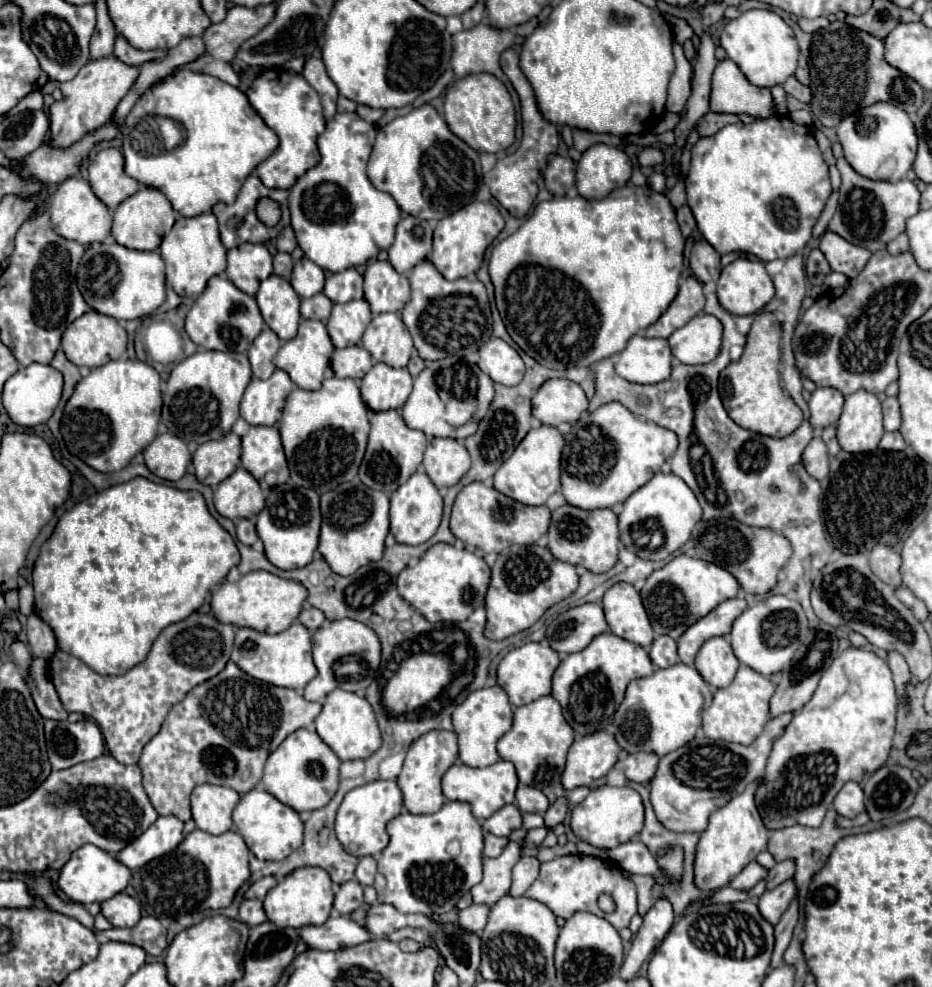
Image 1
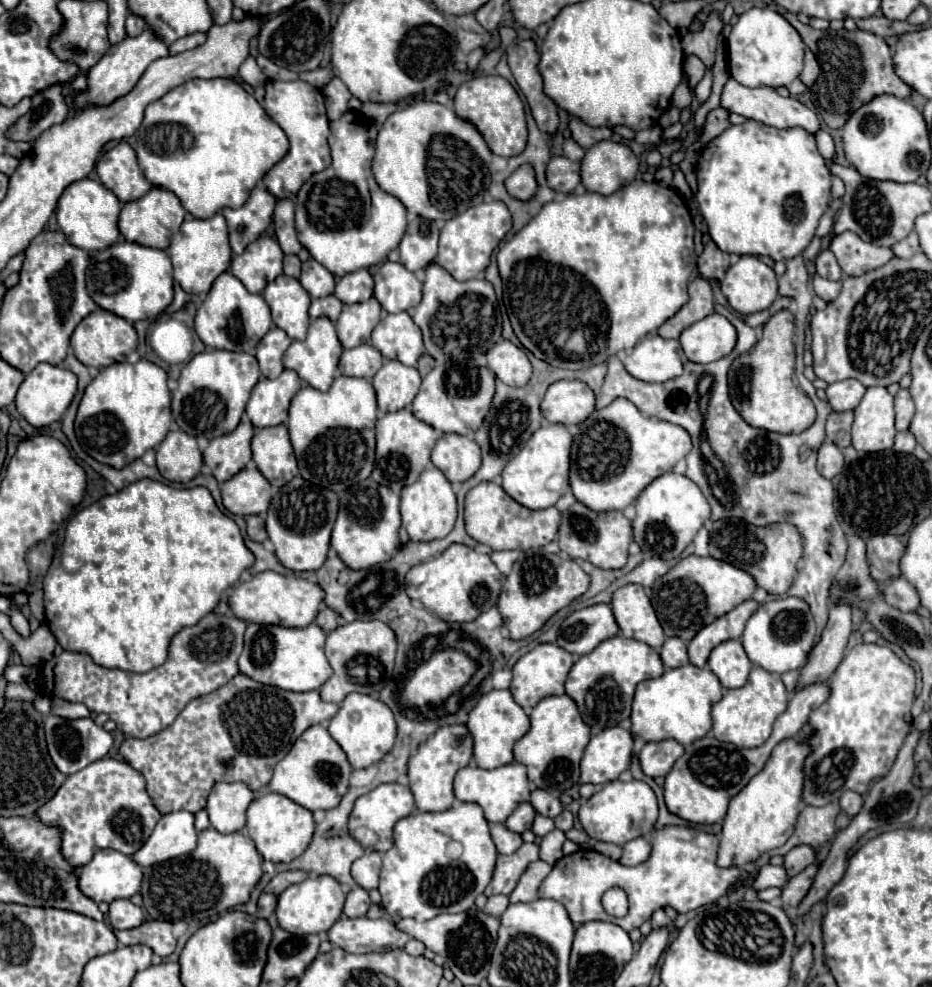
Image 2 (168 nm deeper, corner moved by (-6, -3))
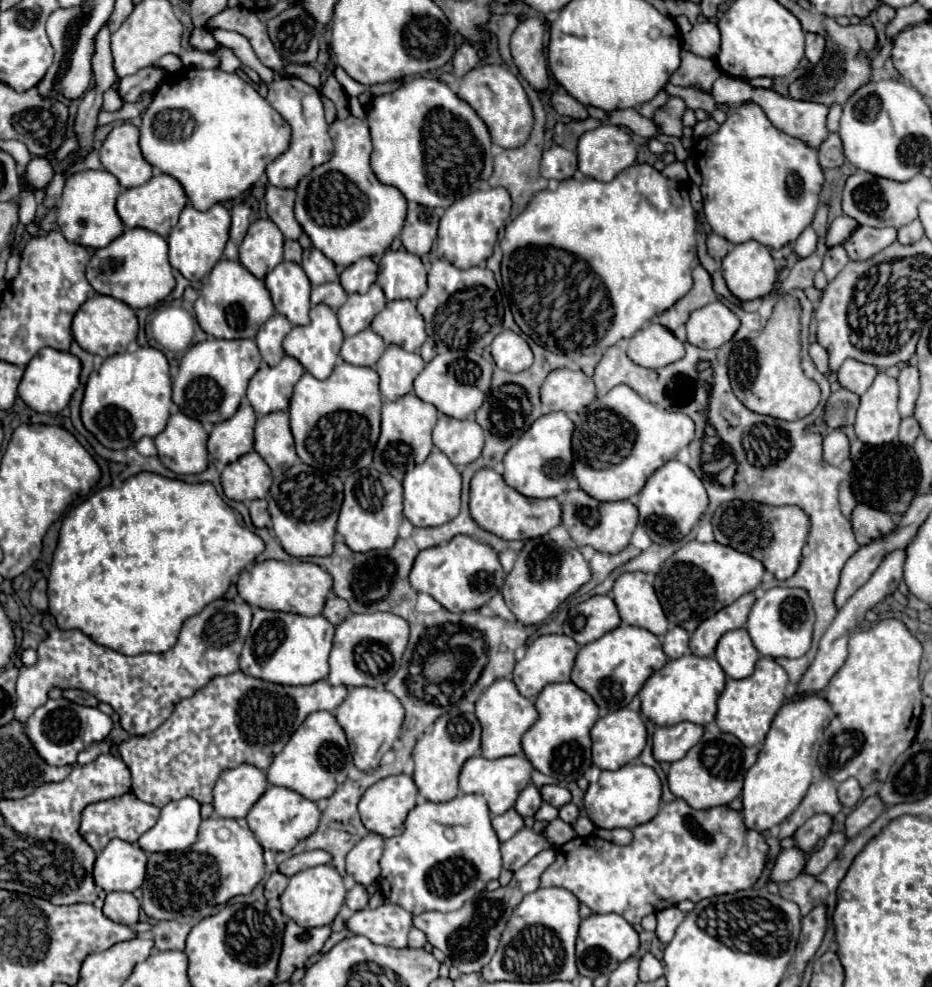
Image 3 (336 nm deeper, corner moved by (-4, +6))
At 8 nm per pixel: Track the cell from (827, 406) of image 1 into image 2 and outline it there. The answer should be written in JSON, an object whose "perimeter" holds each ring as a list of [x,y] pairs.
{"perimeter":[[[843,379],[843,381],[831,383],[825,393],[831,409],[837,413],[843,413],[843,411],[853,411],[859,405],[861,397],[865,395],[865,387],[857,379]]]}

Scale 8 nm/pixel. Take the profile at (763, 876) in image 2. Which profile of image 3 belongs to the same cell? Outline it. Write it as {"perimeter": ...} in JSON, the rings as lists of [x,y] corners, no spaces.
{"perimeter":[[[789,848],[789,850],[783,850],[779,854],[779,858],[775,860],[775,866],[773,866],[773,880],[775,882],[783,882],[783,880],[793,880],[797,878],[803,868],[805,868],[805,852],[801,848]]]}

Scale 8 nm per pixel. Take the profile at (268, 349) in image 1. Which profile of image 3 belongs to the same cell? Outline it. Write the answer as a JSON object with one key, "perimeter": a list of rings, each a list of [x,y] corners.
{"perimeter":[[[273,314],[257,332],[257,346],[261,350],[261,358],[269,364],[269,366],[277,366],[281,362],[281,358],[285,356],[283,352],[283,338],[289,334],[289,330],[293,328],[293,324],[281,316],[281,314]]]}

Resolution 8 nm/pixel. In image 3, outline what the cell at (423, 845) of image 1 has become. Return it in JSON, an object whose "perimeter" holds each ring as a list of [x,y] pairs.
{"perimeter":[[[459,794],[457,798],[435,804],[419,802],[407,816],[405,830],[399,836],[385,840],[385,850],[381,858],[381,876],[379,890],[385,896],[385,902],[397,904],[411,914],[421,912],[451,912],[461,908],[467,900],[477,896],[489,880],[499,878],[501,874],[501,852],[499,840],[491,826],[491,812],[481,794]]]}

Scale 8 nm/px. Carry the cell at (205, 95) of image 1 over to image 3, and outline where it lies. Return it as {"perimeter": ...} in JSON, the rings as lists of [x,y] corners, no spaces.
{"perimeter":[[[181,68],[169,76],[163,78],[163,82],[157,86],[157,92],[153,94],[153,100],[149,104],[149,108],[143,112],[143,124],[141,124],[141,152],[145,156],[145,160],[159,168],[161,172],[177,178],[181,182],[181,186],[185,188],[191,204],[197,208],[197,210],[209,210],[213,204],[217,202],[227,202],[227,200],[237,200],[241,198],[259,178],[261,174],[265,172],[267,164],[271,164],[277,156],[281,156],[287,148],[289,148],[289,142],[291,142],[291,128],[289,124],[281,118],[279,112],[275,112],[265,98],[259,96],[259,92],[253,88],[251,82],[247,82],[245,78],[241,78],[239,74],[227,74],[223,70],[199,70],[199,68]]]}

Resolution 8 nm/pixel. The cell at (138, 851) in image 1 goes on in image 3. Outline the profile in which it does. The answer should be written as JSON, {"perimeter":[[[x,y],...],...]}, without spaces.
{"perimeter":[[[187,796],[163,806],[157,824],[149,828],[137,844],[149,854],[187,850],[197,840],[199,824],[201,804]]]}

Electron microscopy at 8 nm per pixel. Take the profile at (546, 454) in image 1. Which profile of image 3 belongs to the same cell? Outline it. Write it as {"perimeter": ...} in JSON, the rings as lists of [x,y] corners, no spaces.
{"perimeter":[[[551,412],[537,418],[521,440],[505,454],[503,480],[527,498],[553,498],[563,494],[573,478],[571,434],[573,422],[565,412]]]}

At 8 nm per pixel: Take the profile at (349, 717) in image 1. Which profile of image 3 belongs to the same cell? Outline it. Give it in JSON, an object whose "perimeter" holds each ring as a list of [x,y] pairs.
{"perimeter":[[[351,688],[347,698],[341,702],[341,706],[335,710],[335,718],[341,724],[341,728],[347,734],[349,744],[355,750],[355,762],[361,770],[369,772],[373,768],[379,766],[379,758],[377,756],[381,752],[383,746],[391,748],[391,744],[397,740],[401,726],[403,726],[403,718],[405,718],[405,710],[403,704],[397,700],[397,696],[393,696],[389,690],[377,690],[377,688]]]}

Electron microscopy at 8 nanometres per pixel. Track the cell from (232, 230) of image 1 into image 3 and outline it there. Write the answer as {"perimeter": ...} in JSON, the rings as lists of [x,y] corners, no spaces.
{"perimeter":[[[237,204],[231,210],[231,232],[229,232],[229,242],[227,242],[227,250],[225,256],[229,260],[237,260],[237,248],[247,232],[251,224],[251,210],[245,204]]]}

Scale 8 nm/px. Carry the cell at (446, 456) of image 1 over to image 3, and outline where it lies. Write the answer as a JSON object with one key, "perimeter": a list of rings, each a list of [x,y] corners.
{"perimeter":[[[441,414],[433,428],[433,444],[447,454],[455,466],[465,466],[481,456],[485,436],[473,418],[457,420]]]}

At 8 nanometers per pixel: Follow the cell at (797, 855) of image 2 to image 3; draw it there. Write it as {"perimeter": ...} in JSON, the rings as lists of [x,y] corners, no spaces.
{"perimeter":[[[817,814],[813,818],[809,818],[797,832],[795,832],[795,840],[797,846],[803,848],[805,852],[809,852],[821,838],[825,838],[833,828],[833,816],[825,816],[825,814]]]}

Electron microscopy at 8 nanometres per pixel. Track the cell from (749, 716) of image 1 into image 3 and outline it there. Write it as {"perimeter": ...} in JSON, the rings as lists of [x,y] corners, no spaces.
{"perimeter":[[[759,658],[755,672],[749,678],[743,680],[727,680],[725,692],[719,698],[719,710],[717,710],[717,726],[721,732],[737,736],[745,746],[757,746],[765,740],[771,720],[777,714],[777,710],[785,704],[785,686],[787,686],[785,670],[773,660],[773,658]]]}

